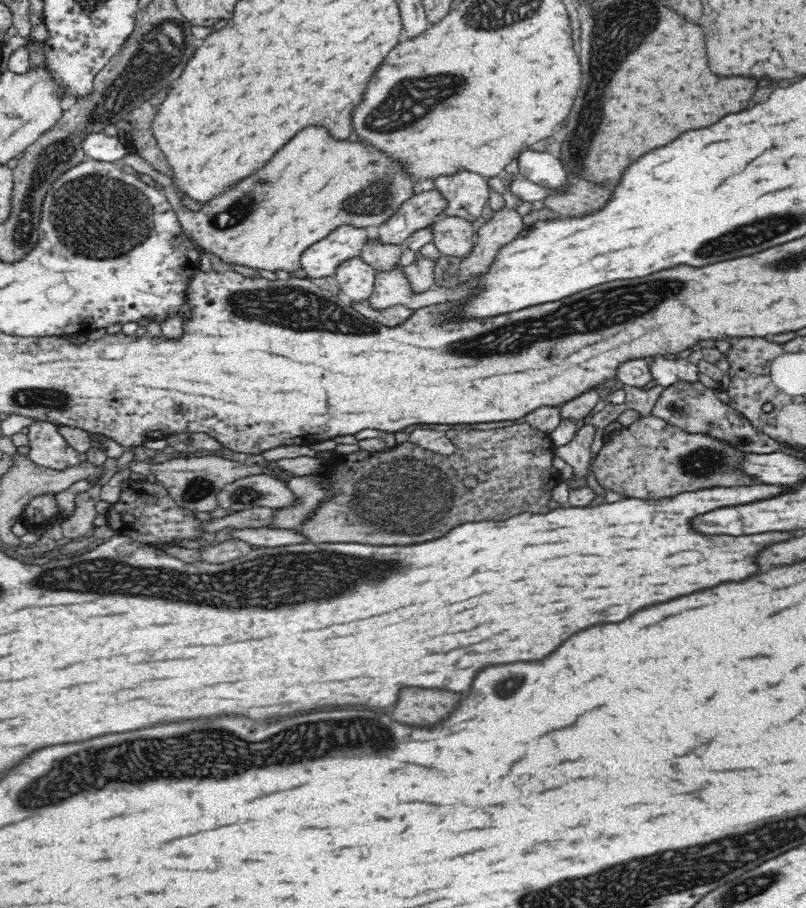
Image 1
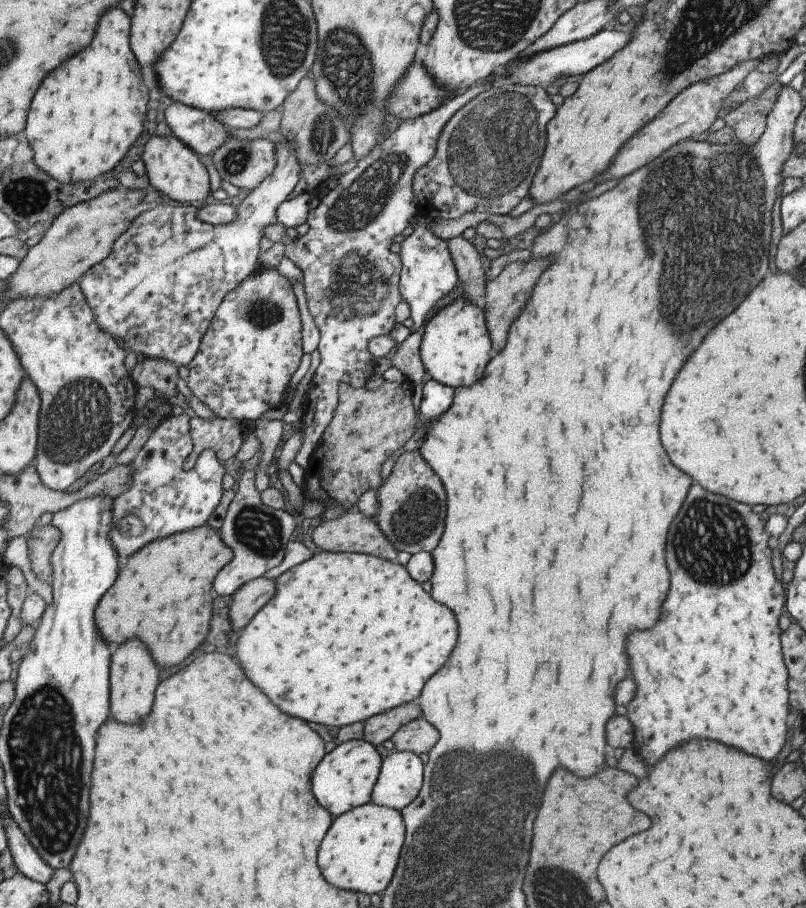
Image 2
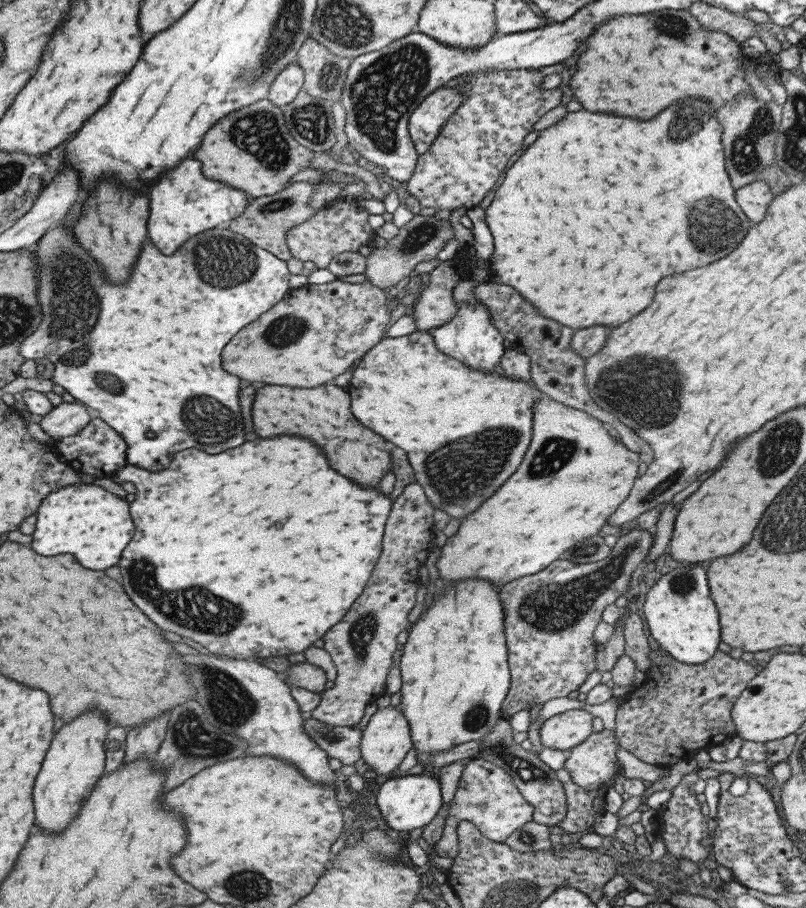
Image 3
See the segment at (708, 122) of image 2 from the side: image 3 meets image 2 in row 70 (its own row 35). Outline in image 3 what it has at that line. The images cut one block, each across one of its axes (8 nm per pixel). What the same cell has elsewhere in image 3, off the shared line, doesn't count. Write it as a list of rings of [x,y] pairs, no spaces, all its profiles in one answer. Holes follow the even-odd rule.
[[[704,2],[691,4],[687,11],[698,19],[704,30],[723,32],[736,42],[743,42],[755,33],[765,44],[768,52],[779,54],[782,51],[781,42],[774,34],[758,29],[755,22],[742,13],[730,12]]]

